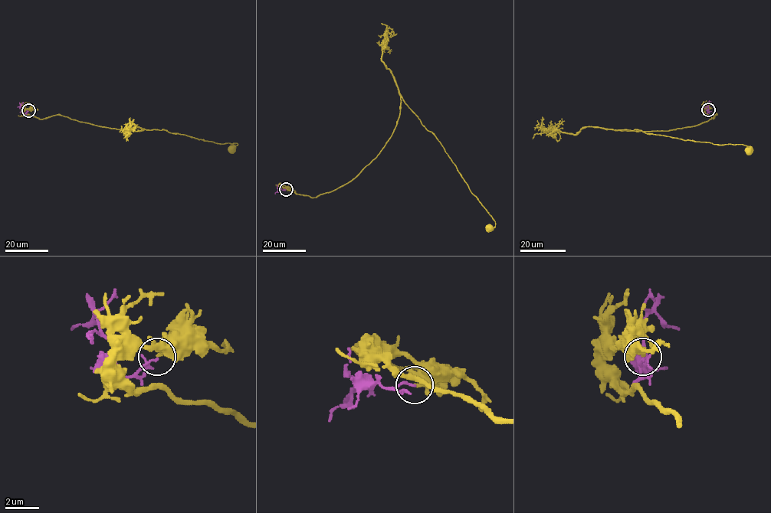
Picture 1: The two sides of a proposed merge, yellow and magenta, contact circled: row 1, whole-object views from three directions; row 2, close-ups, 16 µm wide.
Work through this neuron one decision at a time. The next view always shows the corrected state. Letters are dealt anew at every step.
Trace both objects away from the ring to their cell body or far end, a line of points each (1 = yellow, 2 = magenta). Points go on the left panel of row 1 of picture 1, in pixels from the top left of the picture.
1: (28, 110), (23, 113), (40, 119), (59, 115), (123, 131), (164, 129), (216, 143), (237, 144), (232, 148)
2: (28, 111), (24, 113), (20, 105), (18, 107)

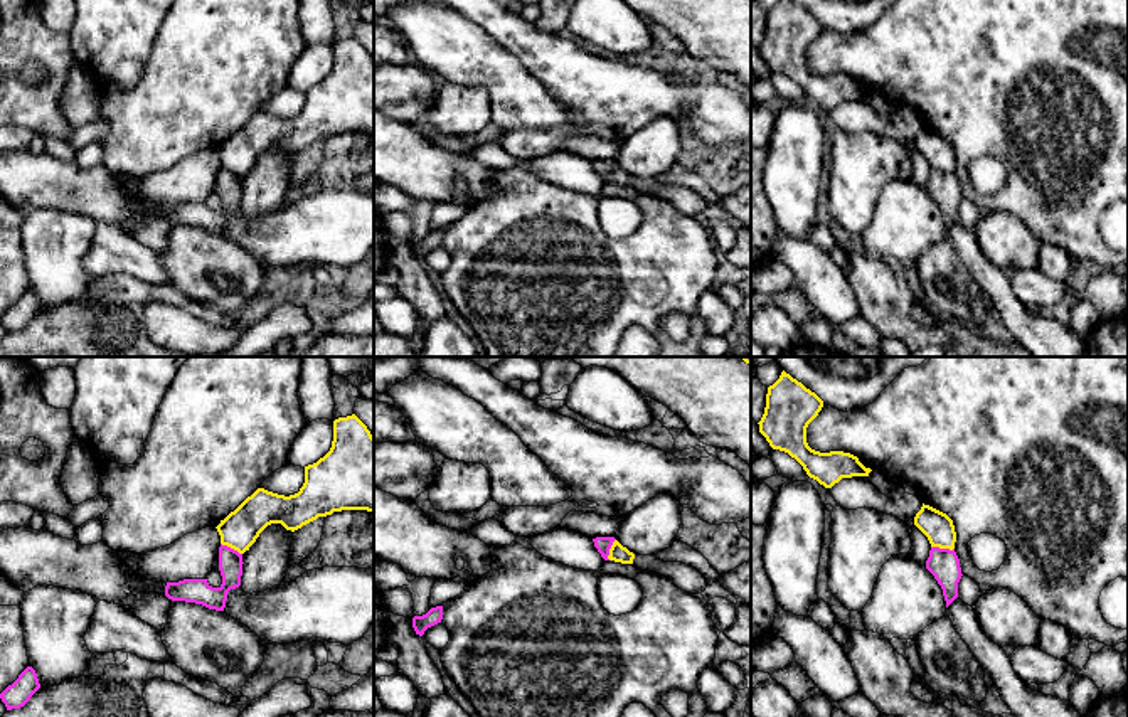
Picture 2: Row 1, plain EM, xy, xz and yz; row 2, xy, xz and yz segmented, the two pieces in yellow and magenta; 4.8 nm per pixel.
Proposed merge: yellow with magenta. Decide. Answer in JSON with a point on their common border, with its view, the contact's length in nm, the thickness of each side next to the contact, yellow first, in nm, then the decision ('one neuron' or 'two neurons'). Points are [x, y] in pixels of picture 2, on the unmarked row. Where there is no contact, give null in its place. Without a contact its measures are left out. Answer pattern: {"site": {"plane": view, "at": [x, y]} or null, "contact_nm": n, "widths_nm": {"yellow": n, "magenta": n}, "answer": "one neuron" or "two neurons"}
{"site": {"plane": "yz", "at": [943, 170]}, "contact_nm": 110, "widths_nm": {"yellow": 150, "magenta": 150}, "answer": "two neurons"}

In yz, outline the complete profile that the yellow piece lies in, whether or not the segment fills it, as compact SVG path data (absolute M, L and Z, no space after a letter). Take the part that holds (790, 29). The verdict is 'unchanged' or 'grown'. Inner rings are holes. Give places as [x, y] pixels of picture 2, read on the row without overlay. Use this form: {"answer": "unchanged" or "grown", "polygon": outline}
{"answer": "unchanged", "polygon": "M779 0L768 10L759 56L773 72L795 81L806 98L825 111L842 101L869 99L857 79L843 74L820 76L808 69L806 50L818 39L823 24L793 0Z"}

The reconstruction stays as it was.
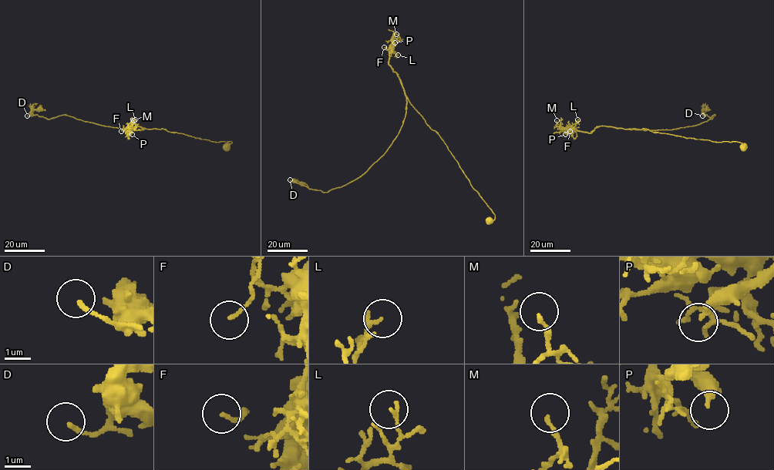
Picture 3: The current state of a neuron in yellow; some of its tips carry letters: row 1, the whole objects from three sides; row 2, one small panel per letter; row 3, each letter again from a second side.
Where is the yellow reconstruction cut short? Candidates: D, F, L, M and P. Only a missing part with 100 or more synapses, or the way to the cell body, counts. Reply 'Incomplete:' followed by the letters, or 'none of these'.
Incomplete: none of these

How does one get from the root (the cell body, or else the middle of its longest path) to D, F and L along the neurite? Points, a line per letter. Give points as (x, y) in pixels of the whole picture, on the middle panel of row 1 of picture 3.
D: (489, 221), (495, 218), (492, 209), (440, 135), (407, 99), (397, 136), (361, 176), (327, 192), (290, 179)
F: (489, 221), (495, 218), (493, 213), (440, 135), (410, 103), (388, 63), (389, 50), (384, 47)
L: (489, 221), (495, 218), (493, 213), (405, 95), (388, 63), (391, 52), (398, 55)

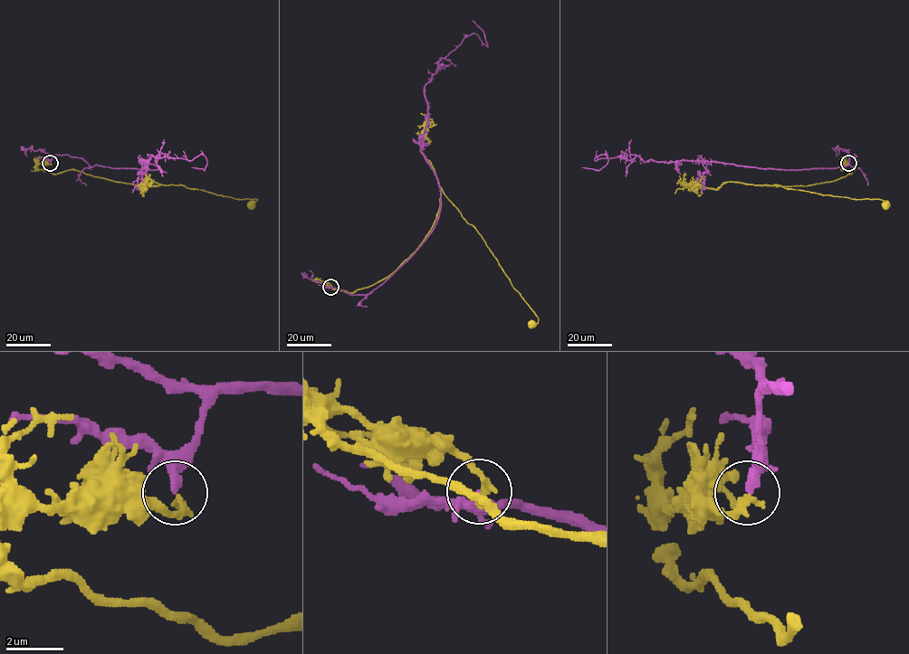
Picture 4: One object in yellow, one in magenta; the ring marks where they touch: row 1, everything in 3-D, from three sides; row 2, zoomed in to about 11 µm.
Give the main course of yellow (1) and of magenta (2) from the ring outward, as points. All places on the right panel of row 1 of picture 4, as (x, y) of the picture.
1: (848, 163), (844, 170), (854, 170), (838, 179), (751, 184), (886, 204)
2: (848, 163), (856, 156), (853, 166), (789, 170), (596, 160), (605, 155), (598, 170), (582, 167)

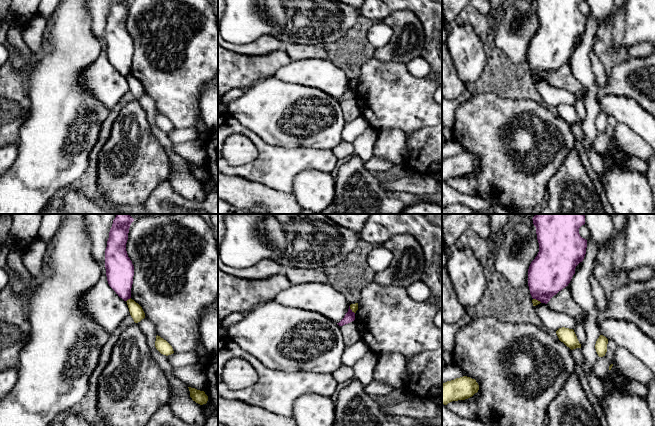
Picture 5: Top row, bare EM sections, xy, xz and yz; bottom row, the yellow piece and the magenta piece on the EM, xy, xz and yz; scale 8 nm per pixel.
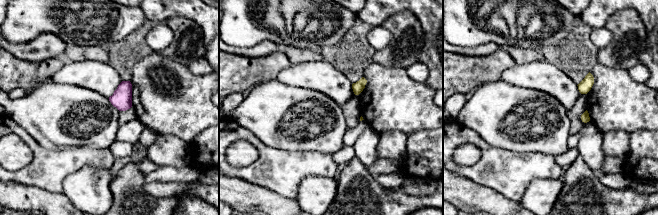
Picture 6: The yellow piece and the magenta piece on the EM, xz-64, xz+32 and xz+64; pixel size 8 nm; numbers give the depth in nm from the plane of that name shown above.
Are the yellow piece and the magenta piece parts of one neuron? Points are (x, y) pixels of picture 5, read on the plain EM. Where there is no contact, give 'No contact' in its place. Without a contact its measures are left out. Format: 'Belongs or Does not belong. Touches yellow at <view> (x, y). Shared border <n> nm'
Does not belong. Touches yellow at xz (351, 85). Shared border 80 nm

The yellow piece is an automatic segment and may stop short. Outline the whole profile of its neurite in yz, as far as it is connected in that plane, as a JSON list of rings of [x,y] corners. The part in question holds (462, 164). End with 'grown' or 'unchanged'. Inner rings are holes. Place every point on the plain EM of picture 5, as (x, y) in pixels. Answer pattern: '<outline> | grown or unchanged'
[[[467,152],[447,157],[442,160],[442,180],[468,175],[478,166],[479,161],[476,156]]] | unchanged

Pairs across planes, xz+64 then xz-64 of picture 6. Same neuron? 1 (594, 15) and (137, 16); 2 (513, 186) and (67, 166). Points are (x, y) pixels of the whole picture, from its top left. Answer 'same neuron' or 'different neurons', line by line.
1: different neurons
2: same neuron

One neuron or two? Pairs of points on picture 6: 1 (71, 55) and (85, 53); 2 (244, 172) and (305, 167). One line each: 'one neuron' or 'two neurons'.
1: one neuron
2: one neuron

